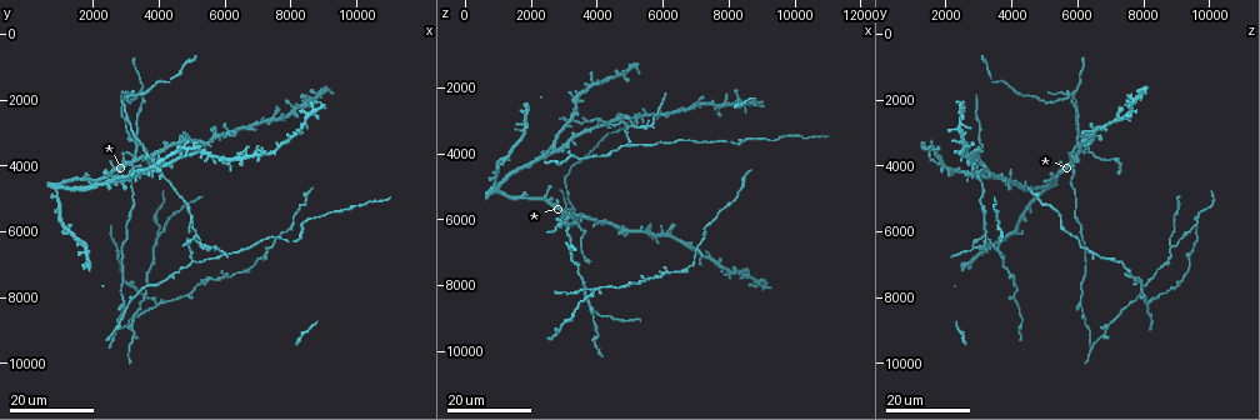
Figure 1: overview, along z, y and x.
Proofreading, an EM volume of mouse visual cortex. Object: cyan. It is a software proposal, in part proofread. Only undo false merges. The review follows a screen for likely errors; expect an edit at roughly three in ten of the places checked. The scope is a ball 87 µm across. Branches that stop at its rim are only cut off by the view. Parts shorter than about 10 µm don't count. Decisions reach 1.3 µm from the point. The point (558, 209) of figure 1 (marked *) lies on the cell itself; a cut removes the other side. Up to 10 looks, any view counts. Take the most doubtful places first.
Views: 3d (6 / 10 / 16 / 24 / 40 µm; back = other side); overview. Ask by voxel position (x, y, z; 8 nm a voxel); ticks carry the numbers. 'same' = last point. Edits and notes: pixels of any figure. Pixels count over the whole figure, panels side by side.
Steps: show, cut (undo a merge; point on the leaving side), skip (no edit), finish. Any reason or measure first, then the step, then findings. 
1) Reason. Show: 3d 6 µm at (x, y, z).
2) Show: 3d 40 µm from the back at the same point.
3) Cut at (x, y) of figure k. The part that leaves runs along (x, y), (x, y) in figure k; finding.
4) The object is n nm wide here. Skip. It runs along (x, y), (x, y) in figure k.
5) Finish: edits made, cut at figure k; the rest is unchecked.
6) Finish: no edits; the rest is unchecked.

Four-way junction. Show: 3d 24 µm at (4000, 4200, 3000).

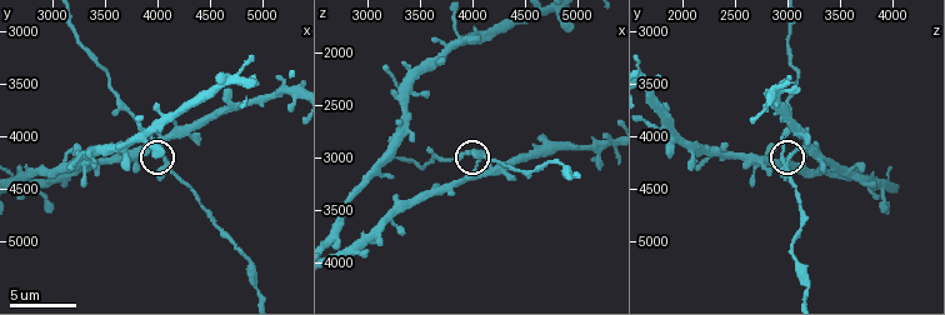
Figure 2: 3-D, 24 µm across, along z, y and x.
Show: 3d 10 µm at (4080, 4240, 2980).

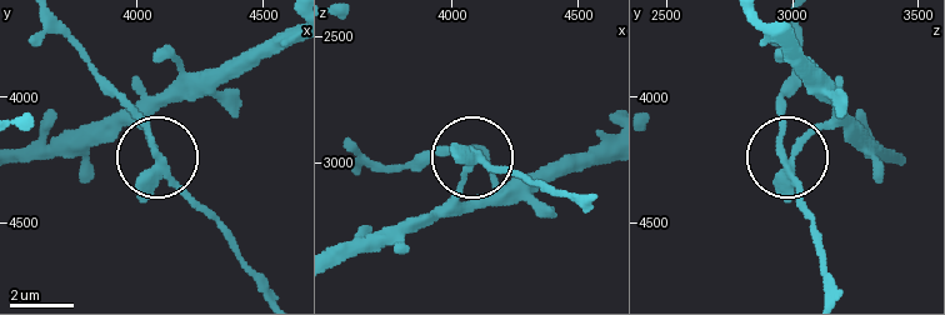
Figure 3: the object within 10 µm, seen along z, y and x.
Zoom in. Show: 3d 6 µm at (4090, 4260, 2980).

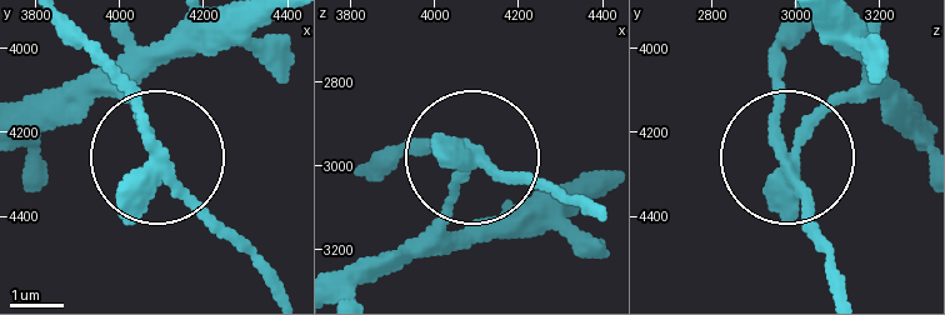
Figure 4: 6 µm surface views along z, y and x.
Skip. It runs along (29, 139), (118, 99), (154, 144), (136, 99), (60, 23) in figure 4; all the same cell.

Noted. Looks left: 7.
Show: 3d 24 µm at (5000, 5700, 3100).

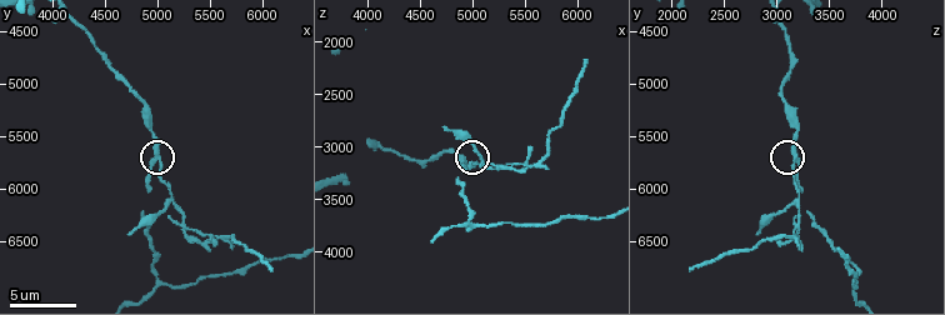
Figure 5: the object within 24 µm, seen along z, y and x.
Show: 3d 10 µm at (5000, 5740, 3180).

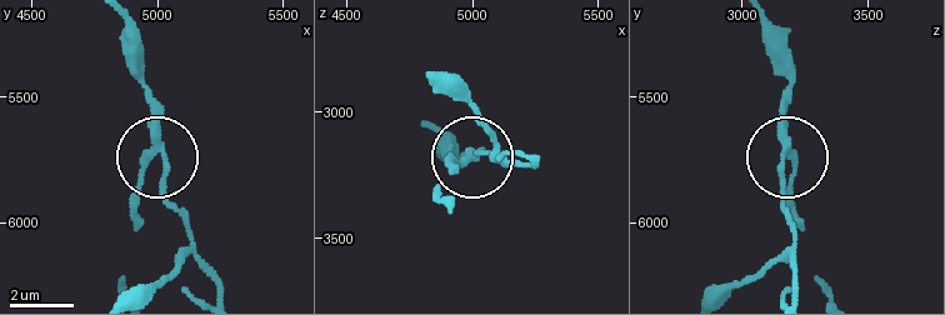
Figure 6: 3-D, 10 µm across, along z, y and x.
Cut at (168, 195) of figure 6. The part that leaves runs along (158, 148), (168, 201), (219, 290) in figure 6; two cells meet here.

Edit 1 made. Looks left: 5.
Show: overview.

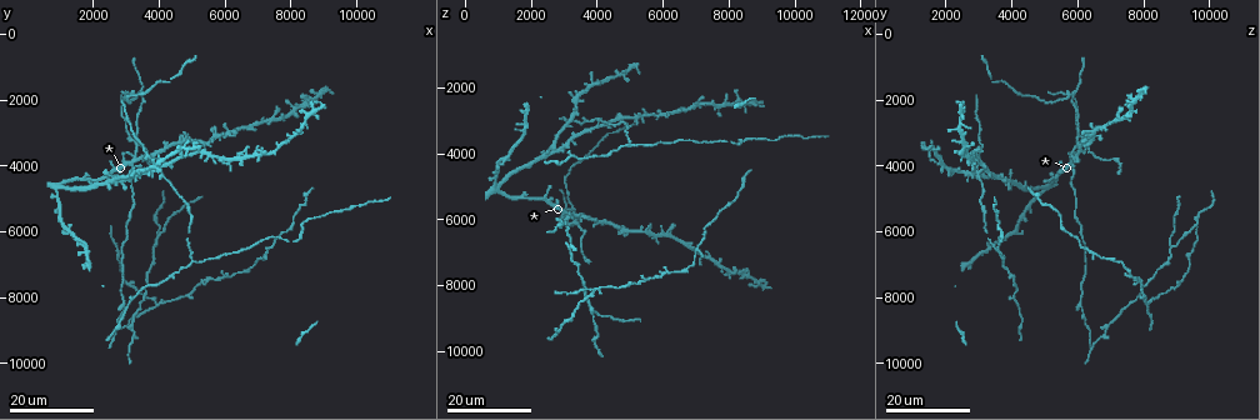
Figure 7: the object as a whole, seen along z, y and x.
Branch point. Show: 3d 16 µm at (3900, 8200, 8100).

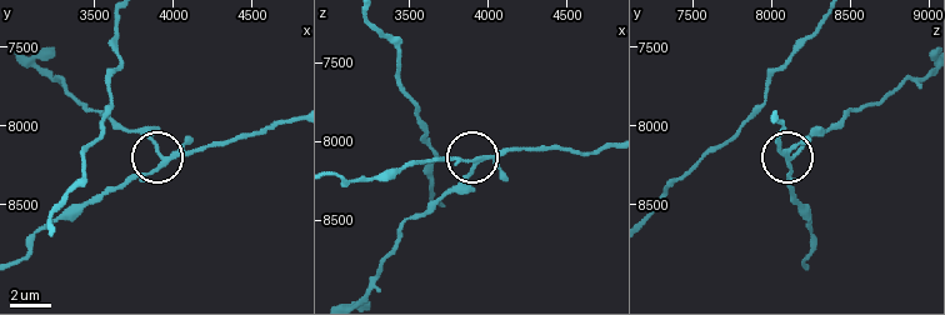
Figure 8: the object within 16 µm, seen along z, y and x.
Show: 3d 10 µm at (3940, 8220, 8120).

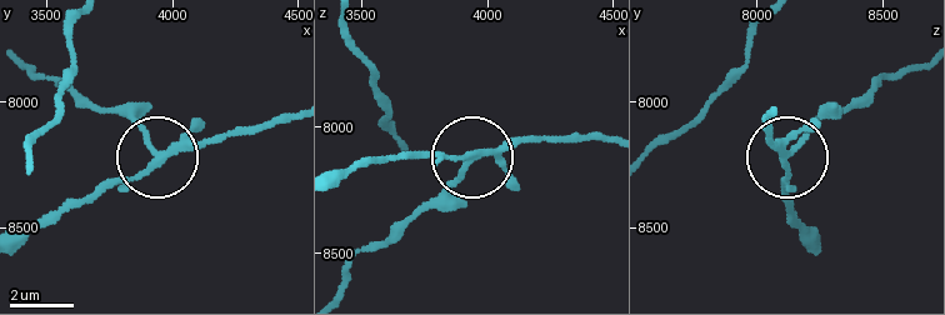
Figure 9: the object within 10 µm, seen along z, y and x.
The object is 170 nm wide here. Cut at (136, 114) of figure 9. The part that leaves runs along (148, 145), (134, 124), (85, 105), (21, 60) in figure 9; two cells meet here.

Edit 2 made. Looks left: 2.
Three arms meet. Show: 3d 10 µm at (5020, 6880, 3760).

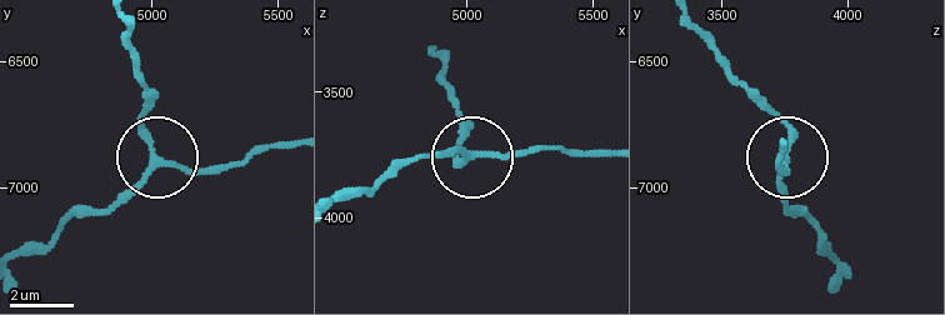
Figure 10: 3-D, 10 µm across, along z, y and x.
Show: 3d 6 µm at (5030, 6910, 3750).

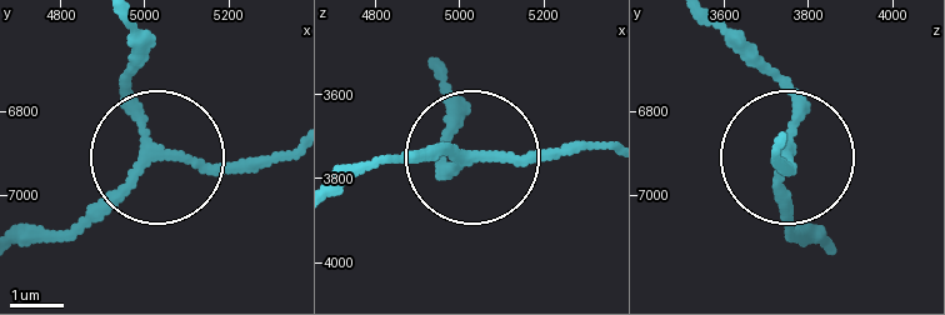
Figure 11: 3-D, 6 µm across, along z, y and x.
The object is 160 nm wide here. Skip. Continuous, no second cell.

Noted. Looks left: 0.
Finish: edits made, cut at figure 6, cut at figure 9; the rest is unchecked.

